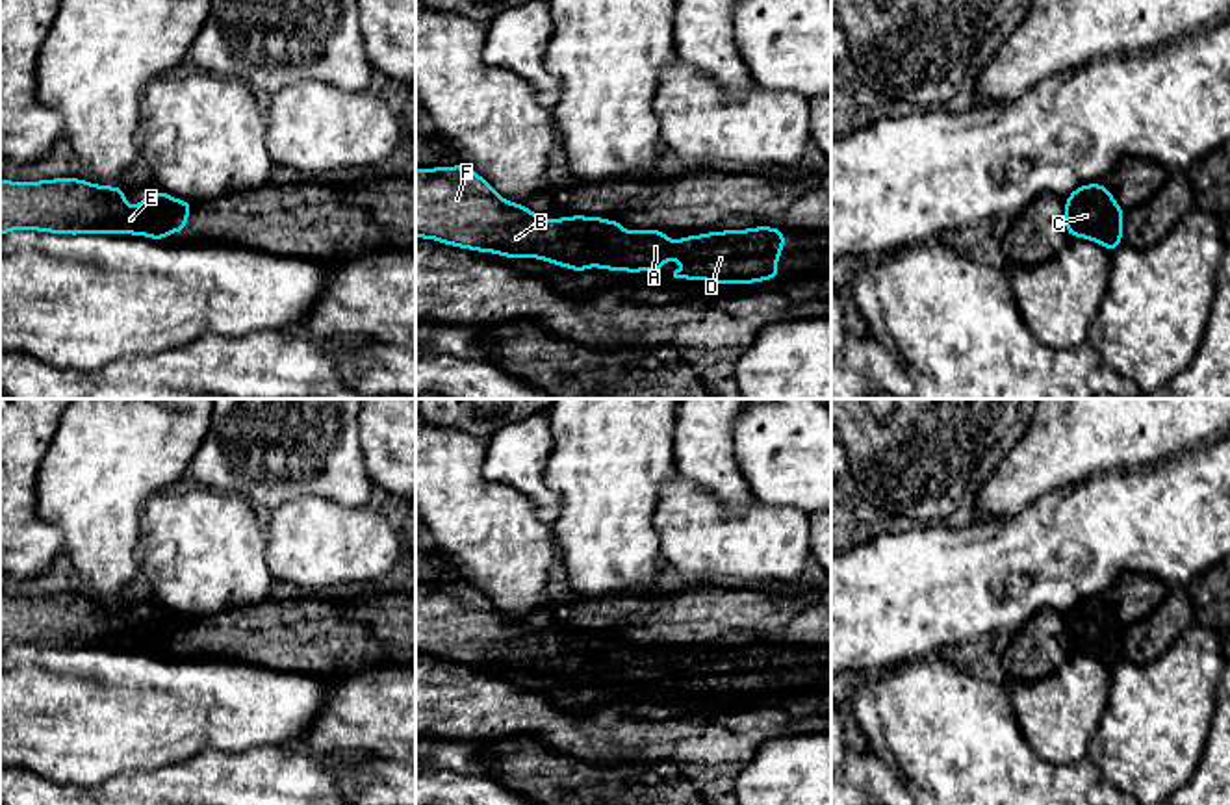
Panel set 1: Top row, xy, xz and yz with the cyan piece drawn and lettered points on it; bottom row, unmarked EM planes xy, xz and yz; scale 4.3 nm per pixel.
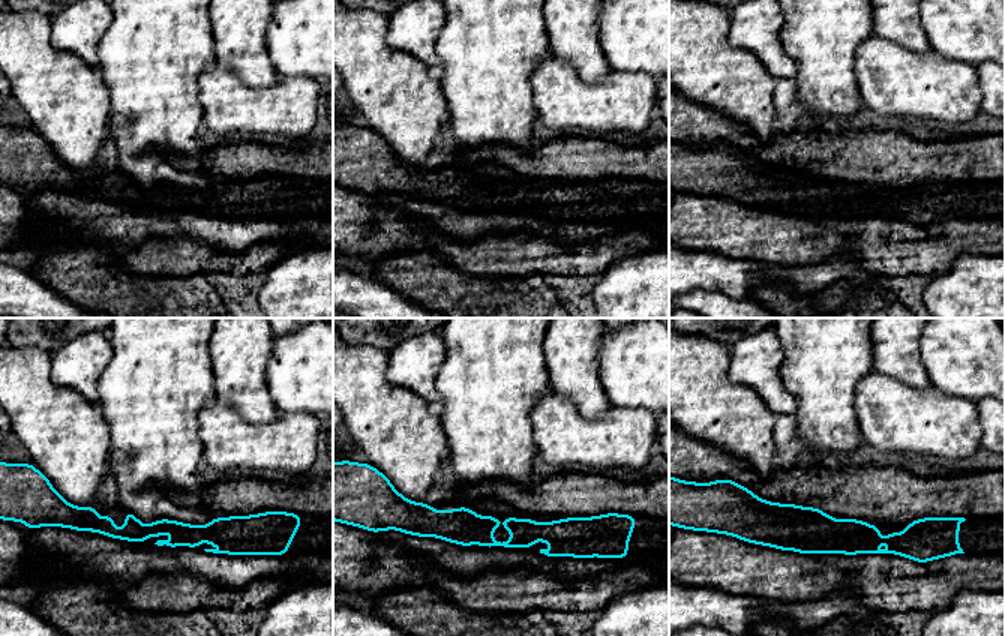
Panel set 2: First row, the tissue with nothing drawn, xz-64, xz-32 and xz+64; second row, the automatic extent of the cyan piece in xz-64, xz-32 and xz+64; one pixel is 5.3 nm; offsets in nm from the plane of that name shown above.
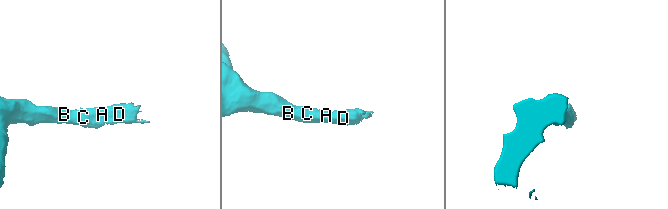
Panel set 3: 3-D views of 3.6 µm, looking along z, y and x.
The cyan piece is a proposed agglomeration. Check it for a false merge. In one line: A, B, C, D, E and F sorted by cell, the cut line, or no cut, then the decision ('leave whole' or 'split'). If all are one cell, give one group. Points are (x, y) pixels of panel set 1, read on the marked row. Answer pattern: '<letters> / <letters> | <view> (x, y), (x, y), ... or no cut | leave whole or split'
A B C D E F | no cut | leave whole

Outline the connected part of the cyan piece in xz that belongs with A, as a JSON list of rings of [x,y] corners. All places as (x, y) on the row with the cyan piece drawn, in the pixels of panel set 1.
[[[466,165],[416,167],[416,237],[505,258],[536,258],[575,273],[594,265],[605,271],[659,273],[666,260],[673,260],[688,265],[675,269],[673,278],[714,284],[779,278],[775,260],[785,249],[785,230],[774,226],[707,232],[670,241],[666,230],[636,230],[603,217],[571,215],[542,221],[527,204],[514,204],[497,195],[488,180]]]

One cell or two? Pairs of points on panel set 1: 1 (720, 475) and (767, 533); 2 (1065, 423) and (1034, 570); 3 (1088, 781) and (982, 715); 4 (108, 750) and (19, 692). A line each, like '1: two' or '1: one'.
1: two
2: two
3: one
4: one

